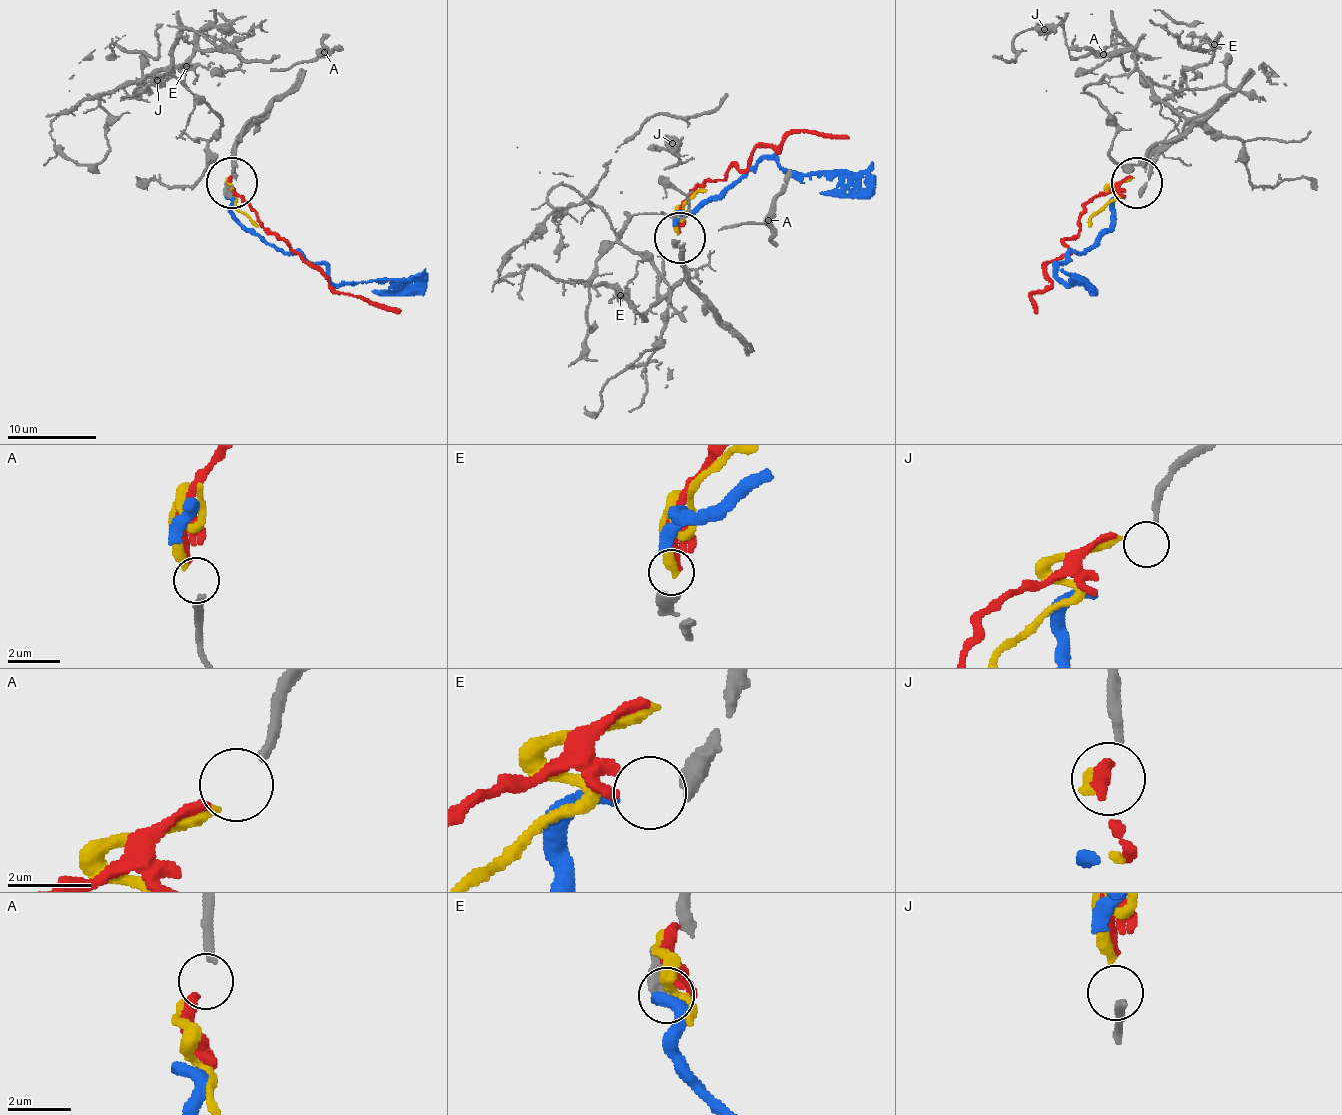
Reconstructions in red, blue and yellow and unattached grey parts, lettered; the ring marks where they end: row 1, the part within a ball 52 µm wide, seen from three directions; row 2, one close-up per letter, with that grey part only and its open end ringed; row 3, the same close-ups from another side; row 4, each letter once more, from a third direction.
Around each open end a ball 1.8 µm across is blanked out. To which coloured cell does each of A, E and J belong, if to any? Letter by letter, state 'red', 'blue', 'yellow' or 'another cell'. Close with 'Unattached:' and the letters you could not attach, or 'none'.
A: yellow
E: blue
J: another cell
Unattached: J

